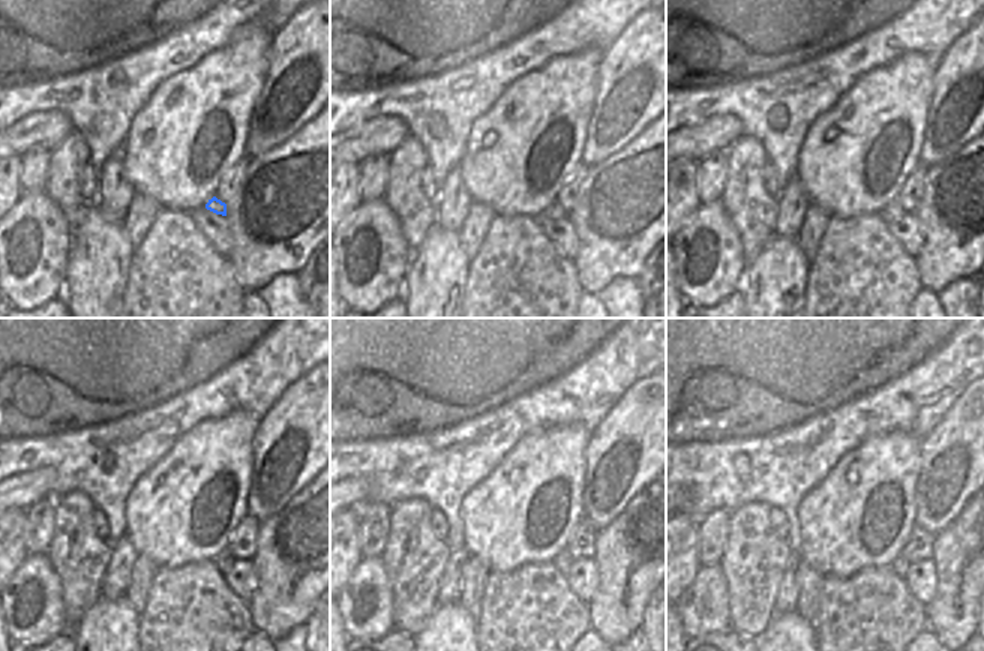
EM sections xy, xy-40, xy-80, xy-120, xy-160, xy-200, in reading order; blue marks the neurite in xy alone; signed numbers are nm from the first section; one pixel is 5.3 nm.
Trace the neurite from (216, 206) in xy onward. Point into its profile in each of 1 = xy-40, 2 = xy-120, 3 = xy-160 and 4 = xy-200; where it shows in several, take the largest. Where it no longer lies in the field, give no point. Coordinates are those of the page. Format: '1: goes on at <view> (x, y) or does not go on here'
1: goes on at xy-40 (554, 212)
2: goes on at xy-120 (225, 560)
3: goes on at xy-160 (563, 561)
4: goes on at xy-200 (900, 564)

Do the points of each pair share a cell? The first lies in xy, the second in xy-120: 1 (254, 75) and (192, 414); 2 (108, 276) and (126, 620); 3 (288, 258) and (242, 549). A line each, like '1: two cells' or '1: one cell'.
1: two cells
2: one cell
3: two cells

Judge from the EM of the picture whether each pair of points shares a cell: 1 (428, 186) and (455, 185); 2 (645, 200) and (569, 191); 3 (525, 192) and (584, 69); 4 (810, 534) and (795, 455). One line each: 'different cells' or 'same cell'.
1: different cells
2: different cells
3: same cell
4: different cells

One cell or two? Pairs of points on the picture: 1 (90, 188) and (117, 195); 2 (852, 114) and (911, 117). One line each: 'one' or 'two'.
1: two
2: one

